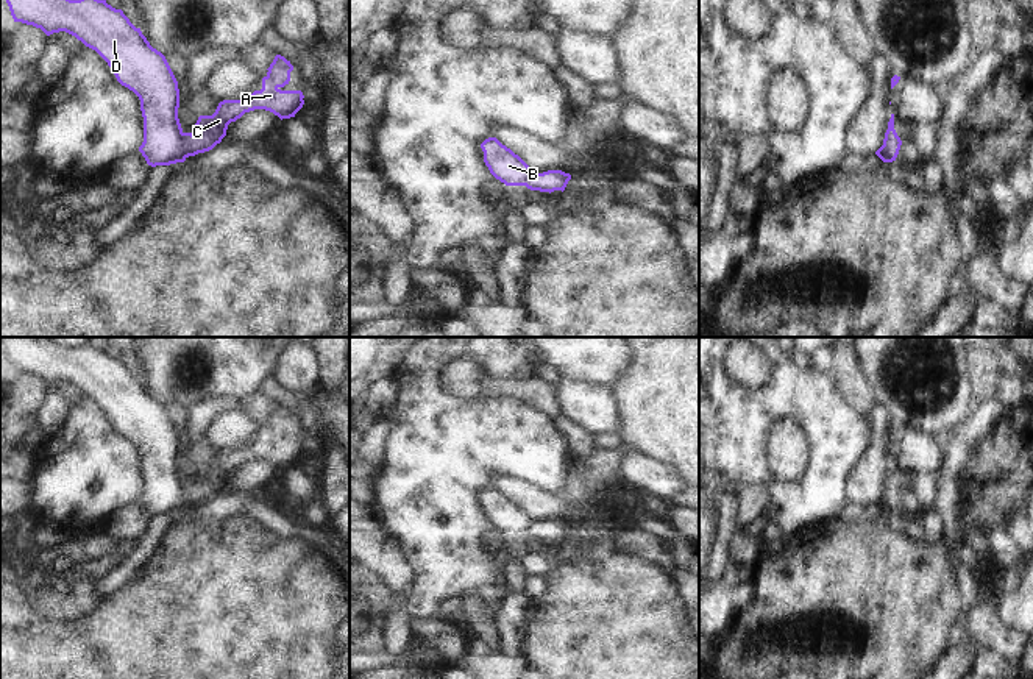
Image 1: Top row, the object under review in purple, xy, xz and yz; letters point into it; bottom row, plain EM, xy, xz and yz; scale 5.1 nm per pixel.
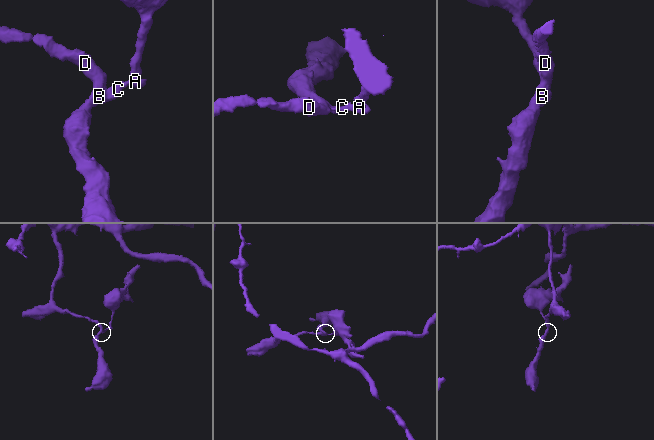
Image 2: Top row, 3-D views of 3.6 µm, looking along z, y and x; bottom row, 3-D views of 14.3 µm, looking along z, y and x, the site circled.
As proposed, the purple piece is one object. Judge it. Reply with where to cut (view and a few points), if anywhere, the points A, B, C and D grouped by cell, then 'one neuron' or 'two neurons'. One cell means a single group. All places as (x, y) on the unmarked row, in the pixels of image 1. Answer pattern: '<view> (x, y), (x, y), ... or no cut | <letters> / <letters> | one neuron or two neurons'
xy (181, 483), (181, 498), (186, 506) | A C / B D | two neurons

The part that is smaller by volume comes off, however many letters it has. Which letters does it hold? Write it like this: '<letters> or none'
A, C

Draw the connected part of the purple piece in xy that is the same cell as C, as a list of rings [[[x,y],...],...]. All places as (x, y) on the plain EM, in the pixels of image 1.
[[[276,404],[267,425],[262,428],[262,439],[240,450],[223,450],[212,465],[200,465],[197,482],[183,482],[183,499],[186,507],[212,499],[226,485],[228,475],[245,462],[265,459],[282,468],[295,467],[304,454],[301,440],[284,440],[290,431],[293,415],[284,406]]]

